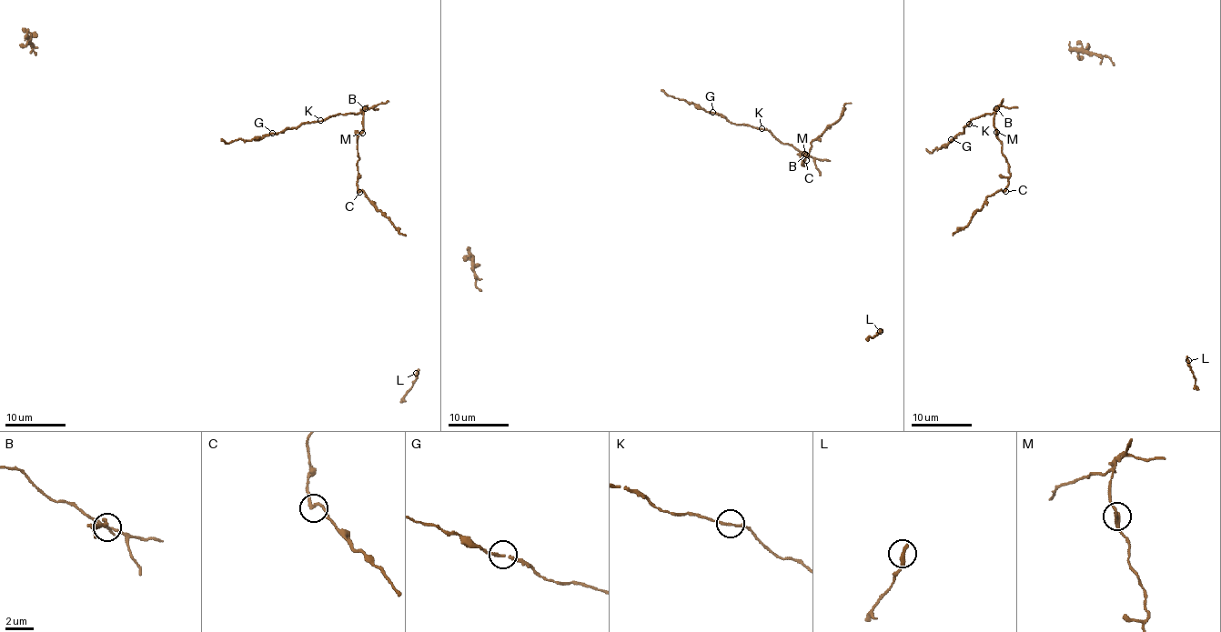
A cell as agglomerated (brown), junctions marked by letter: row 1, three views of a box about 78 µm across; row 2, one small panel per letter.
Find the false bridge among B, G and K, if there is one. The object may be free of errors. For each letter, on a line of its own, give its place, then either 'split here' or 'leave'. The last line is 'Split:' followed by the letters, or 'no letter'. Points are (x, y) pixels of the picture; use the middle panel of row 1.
B: (806, 155) | split here
G: (712, 112) | leave
K: (761, 128) | leave
Split: B

